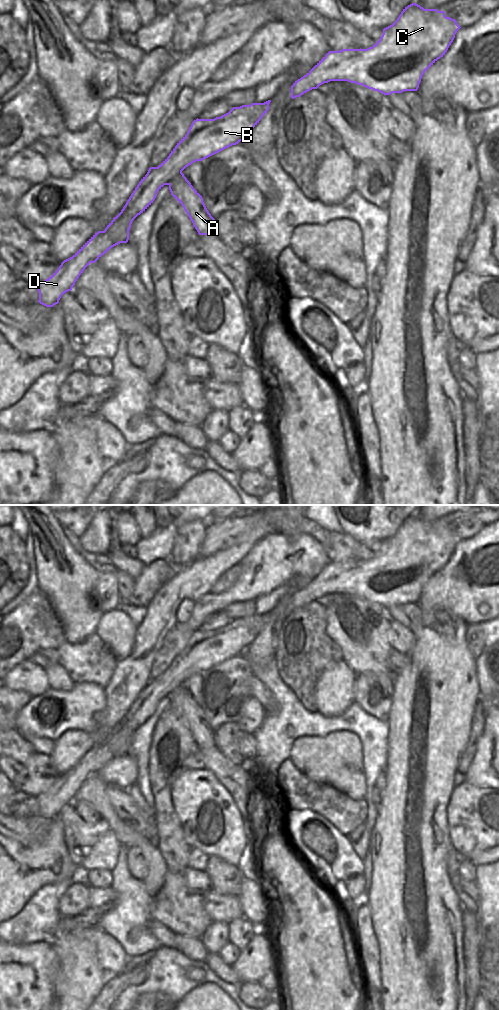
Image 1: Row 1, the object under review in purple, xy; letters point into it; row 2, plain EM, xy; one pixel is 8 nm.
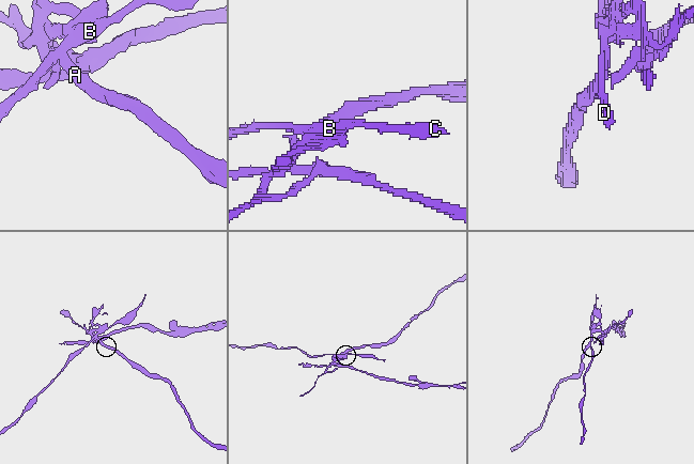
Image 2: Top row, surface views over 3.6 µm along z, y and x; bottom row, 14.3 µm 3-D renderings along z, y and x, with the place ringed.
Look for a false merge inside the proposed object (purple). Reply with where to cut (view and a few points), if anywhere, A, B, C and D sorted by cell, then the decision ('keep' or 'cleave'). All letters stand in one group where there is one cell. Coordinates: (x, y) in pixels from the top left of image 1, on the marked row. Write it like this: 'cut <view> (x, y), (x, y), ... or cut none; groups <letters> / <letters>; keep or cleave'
cut xy (186, 178), (172, 180), (168, 184); groups A / B C D; cleave

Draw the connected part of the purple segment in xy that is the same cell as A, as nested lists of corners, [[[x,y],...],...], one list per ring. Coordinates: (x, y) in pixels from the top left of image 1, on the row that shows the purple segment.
[[[187,179],[172,181],[169,190],[183,206],[199,235],[215,235],[215,219],[207,210],[202,196]]]

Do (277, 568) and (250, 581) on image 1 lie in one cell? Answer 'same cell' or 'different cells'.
same cell

